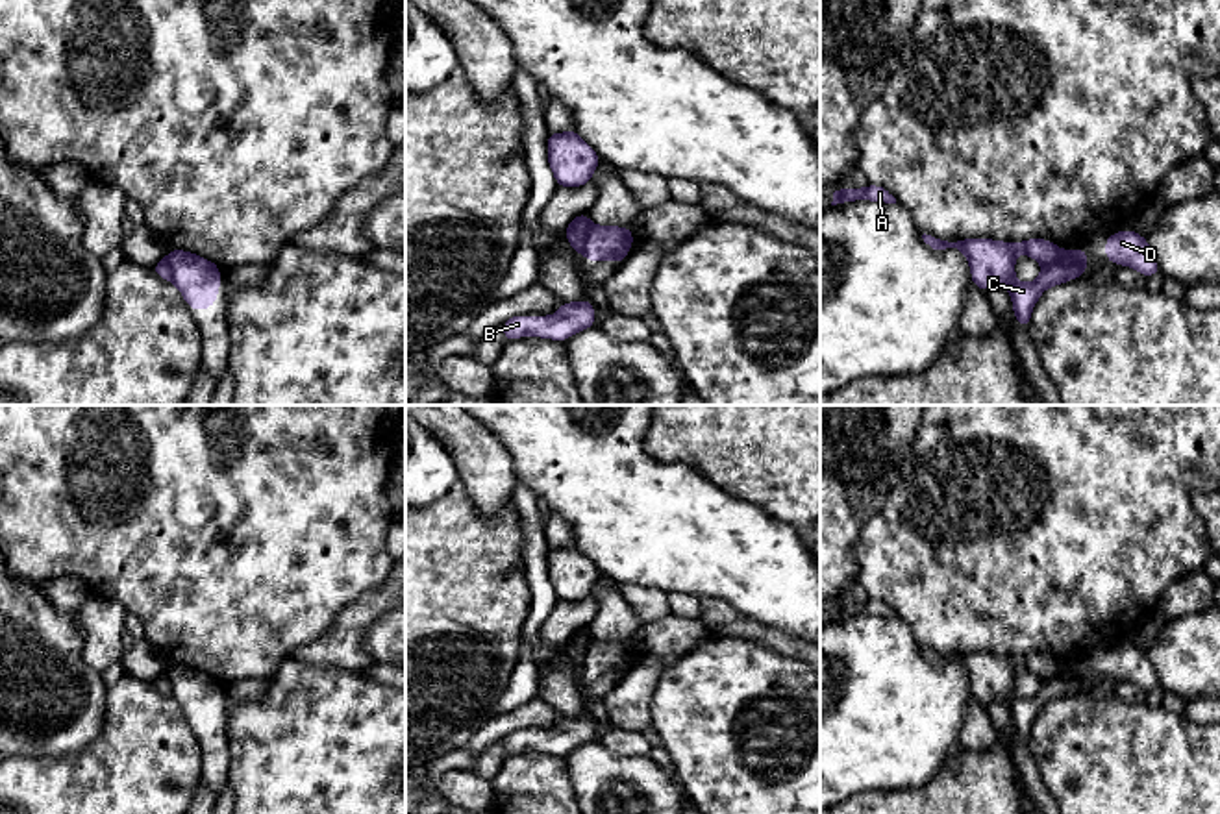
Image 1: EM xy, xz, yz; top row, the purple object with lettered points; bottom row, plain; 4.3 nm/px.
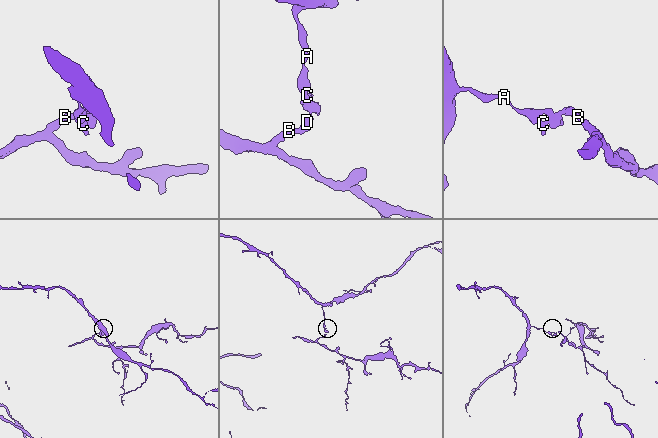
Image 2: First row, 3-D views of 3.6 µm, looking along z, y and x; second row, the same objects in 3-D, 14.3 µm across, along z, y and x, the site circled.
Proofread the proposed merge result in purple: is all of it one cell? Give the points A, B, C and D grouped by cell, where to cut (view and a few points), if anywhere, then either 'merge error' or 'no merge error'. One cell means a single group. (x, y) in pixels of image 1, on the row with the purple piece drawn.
A C / B D; cut in xz along (591, 224), (580, 252); merge error

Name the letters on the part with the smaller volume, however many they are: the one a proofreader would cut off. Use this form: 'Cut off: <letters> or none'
Cut off: B, D

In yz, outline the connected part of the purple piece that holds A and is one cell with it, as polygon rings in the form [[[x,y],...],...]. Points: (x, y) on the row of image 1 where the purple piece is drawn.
[[[868,185],[865,189],[839,189],[833,192],[831,205],[853,202],[853,200],[872,200],[872,202],[885,202],[885,204],[896,204],[896,198],[883,187]]]

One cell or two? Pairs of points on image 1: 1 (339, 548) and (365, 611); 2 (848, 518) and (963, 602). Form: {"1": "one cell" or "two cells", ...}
{"1": "two cells", "2": "two cells"}

